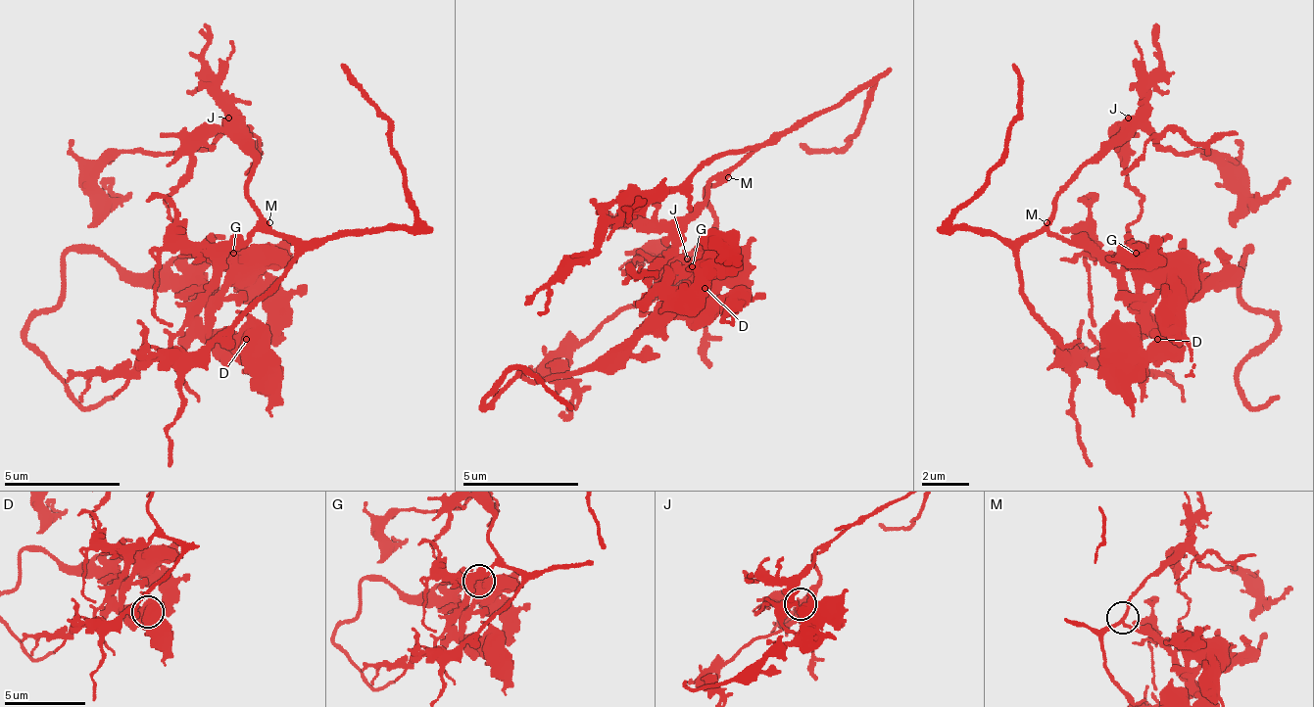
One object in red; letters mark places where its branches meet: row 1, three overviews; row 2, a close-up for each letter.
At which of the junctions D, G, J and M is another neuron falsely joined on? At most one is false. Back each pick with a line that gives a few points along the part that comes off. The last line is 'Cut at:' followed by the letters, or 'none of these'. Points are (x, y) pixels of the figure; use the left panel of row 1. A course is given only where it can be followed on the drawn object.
G: foreign part runs (234, 252), (223, 263), (258, 205), (223, 129), (118, 153), (95, 176), (112, 199), (106, 181)
Cut at: G

